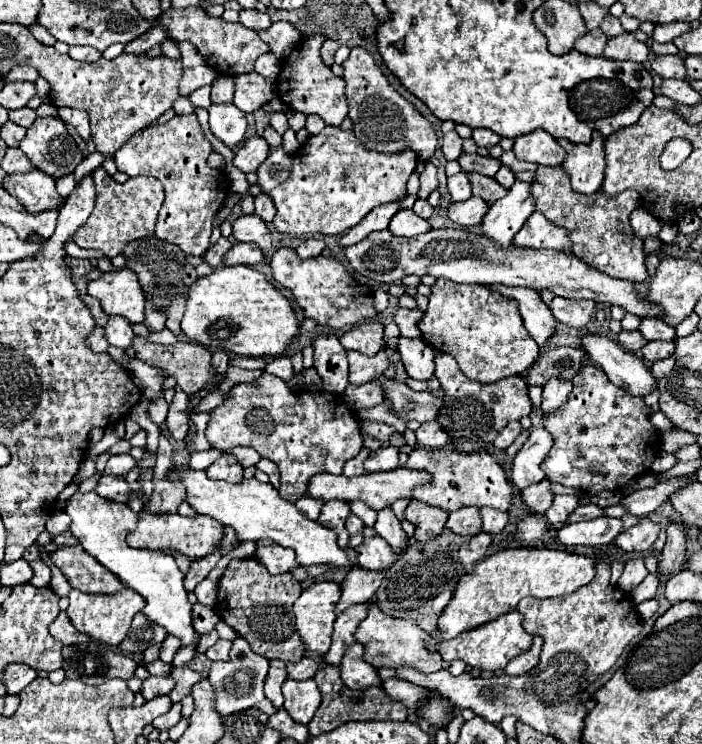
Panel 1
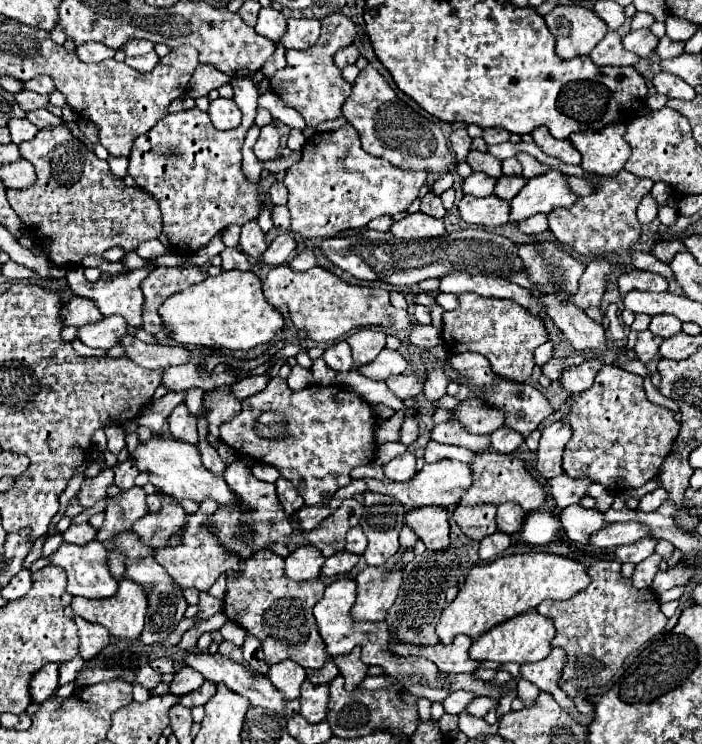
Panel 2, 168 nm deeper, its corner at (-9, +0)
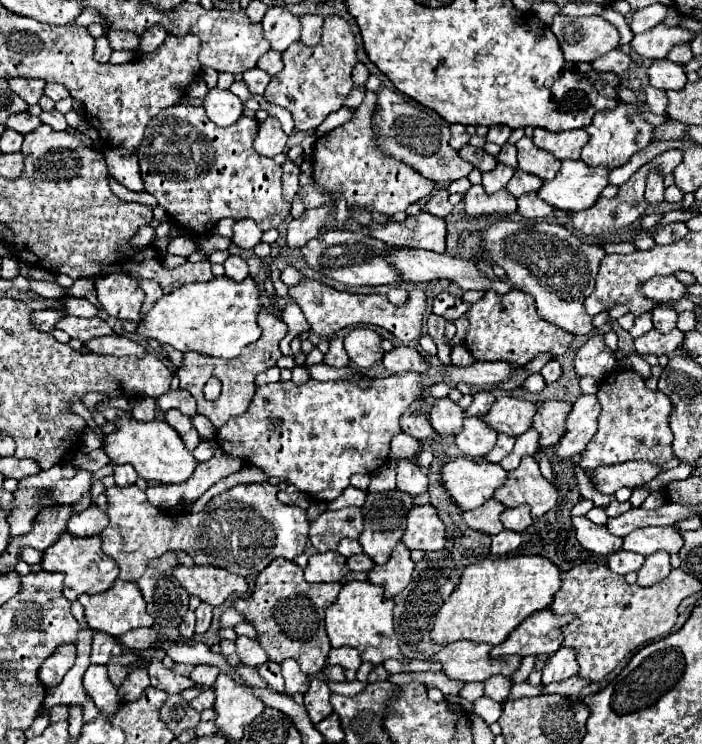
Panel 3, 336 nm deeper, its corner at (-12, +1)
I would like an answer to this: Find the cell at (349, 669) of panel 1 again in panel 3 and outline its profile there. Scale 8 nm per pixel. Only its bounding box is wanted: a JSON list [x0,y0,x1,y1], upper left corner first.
[326,647,362,681]

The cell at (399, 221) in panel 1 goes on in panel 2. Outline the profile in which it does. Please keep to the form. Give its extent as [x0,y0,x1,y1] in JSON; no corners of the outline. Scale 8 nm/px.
[391,212,445,240]

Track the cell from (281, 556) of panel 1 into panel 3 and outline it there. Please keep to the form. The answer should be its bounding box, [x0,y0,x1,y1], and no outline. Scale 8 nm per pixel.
[304,553,348,583]

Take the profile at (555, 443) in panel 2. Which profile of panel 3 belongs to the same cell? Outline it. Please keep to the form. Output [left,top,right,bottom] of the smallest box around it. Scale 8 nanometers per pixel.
[554,395,600,459]

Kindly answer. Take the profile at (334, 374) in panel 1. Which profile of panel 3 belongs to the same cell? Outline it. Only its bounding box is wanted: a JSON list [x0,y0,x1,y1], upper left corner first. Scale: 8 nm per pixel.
[324,337,348,367]

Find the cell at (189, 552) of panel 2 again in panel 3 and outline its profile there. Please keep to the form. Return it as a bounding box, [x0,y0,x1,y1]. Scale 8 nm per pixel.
[174,567,248,607]

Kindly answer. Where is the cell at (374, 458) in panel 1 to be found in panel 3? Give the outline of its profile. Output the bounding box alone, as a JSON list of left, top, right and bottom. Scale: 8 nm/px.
[398,461,428,497]

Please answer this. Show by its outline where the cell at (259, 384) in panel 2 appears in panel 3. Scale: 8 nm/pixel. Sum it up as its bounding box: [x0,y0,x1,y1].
[256,367,280,385]

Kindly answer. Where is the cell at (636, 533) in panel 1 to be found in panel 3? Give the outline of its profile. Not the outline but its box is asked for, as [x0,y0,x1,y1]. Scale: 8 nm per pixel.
[608,551,644,575]

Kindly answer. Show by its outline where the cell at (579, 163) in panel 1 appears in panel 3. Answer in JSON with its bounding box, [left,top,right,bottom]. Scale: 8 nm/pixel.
[580,101,654,169]

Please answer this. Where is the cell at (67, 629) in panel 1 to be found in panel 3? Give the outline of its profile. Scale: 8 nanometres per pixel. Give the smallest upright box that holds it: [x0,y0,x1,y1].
[90,631,122,665]

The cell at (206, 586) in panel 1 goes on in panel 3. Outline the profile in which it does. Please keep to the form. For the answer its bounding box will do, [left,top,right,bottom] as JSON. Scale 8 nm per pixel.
[196,603,212,633]

